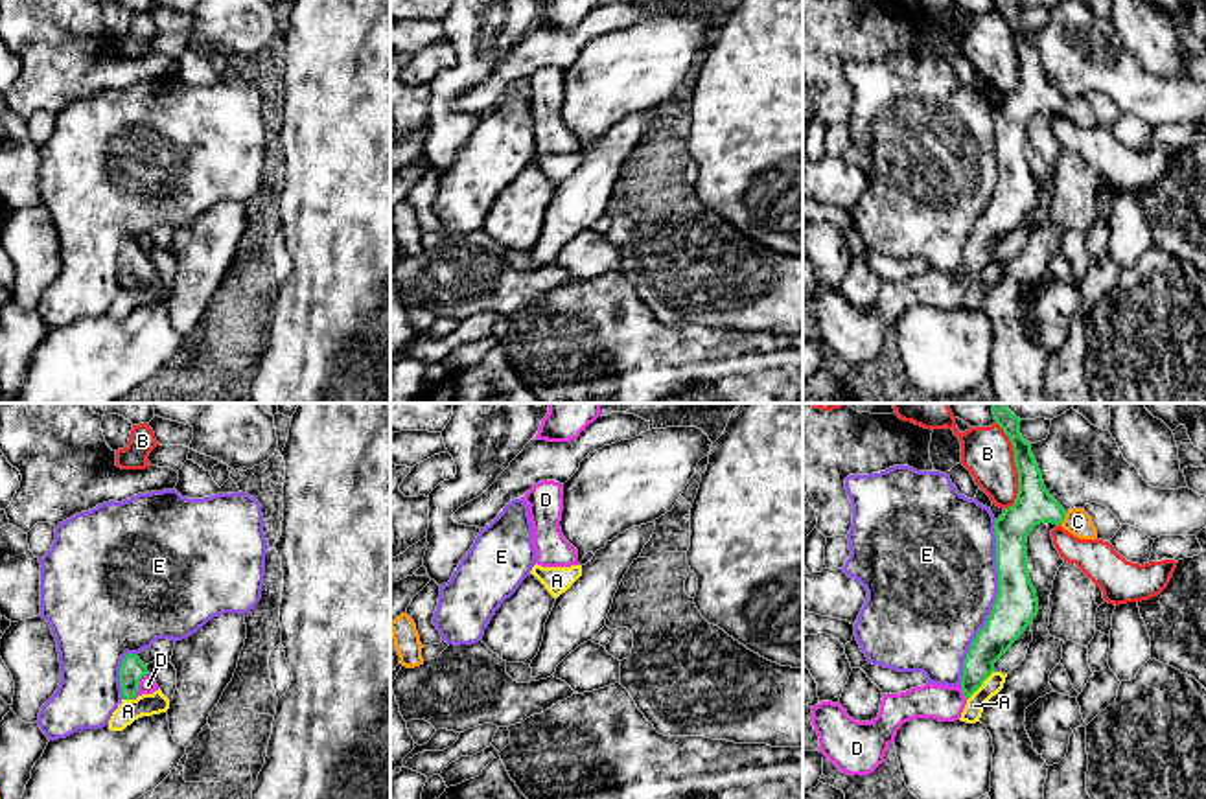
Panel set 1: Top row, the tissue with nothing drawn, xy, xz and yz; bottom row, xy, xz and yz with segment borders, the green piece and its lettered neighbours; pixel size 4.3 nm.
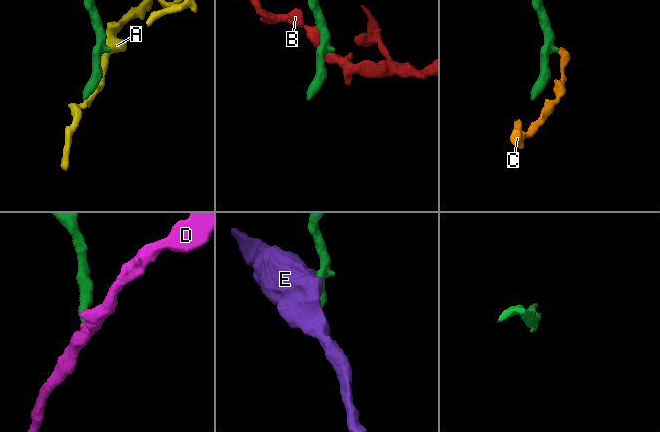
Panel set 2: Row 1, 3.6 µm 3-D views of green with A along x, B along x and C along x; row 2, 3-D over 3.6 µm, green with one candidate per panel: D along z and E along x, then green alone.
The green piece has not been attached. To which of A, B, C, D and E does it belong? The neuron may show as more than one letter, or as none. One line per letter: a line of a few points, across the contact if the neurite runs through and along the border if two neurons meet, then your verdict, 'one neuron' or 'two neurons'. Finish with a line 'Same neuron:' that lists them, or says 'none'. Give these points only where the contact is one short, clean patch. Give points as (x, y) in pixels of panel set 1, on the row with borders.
A: yz (993, 671), (967, 700) | two neurons
B: two neurons
C: yz (1066, 512), (1059, 523) | two neurons
D: xy (131, 671), (139, 683), (148, 685) | one neuron
E: two neurons
Same neuron: D

